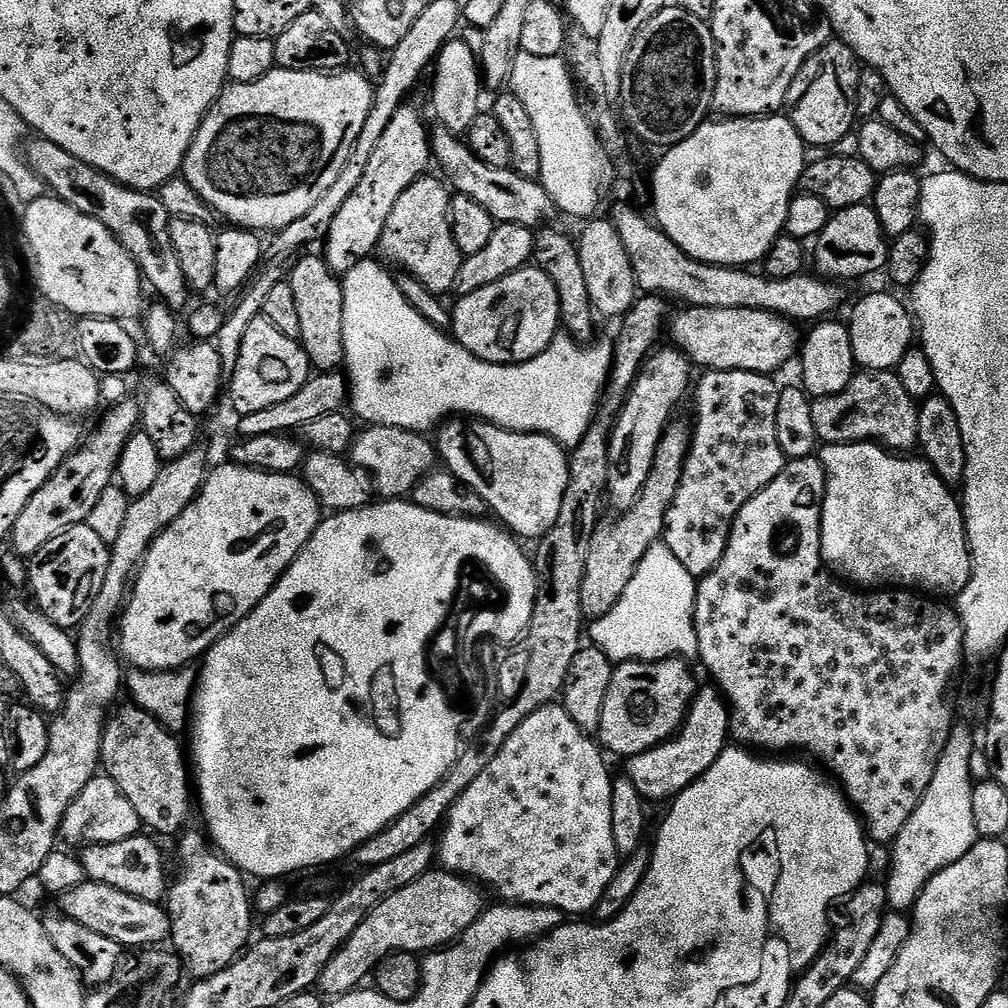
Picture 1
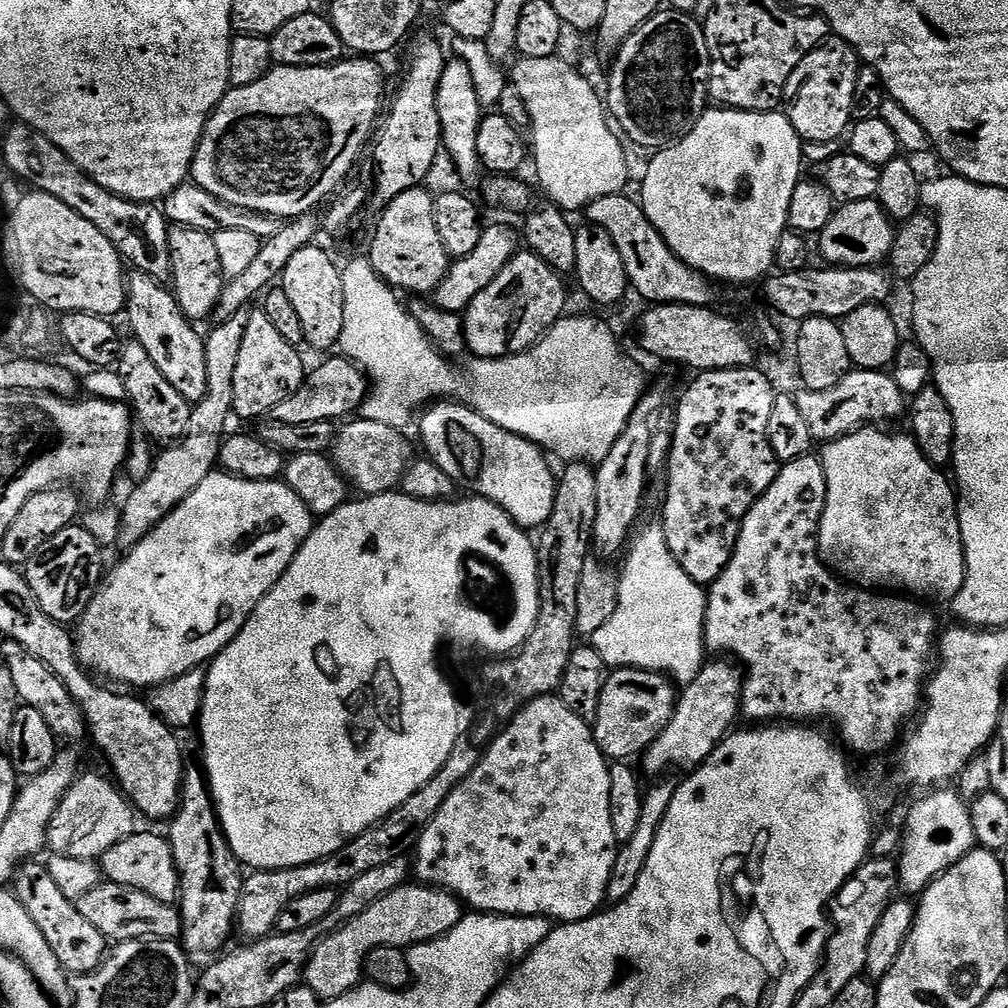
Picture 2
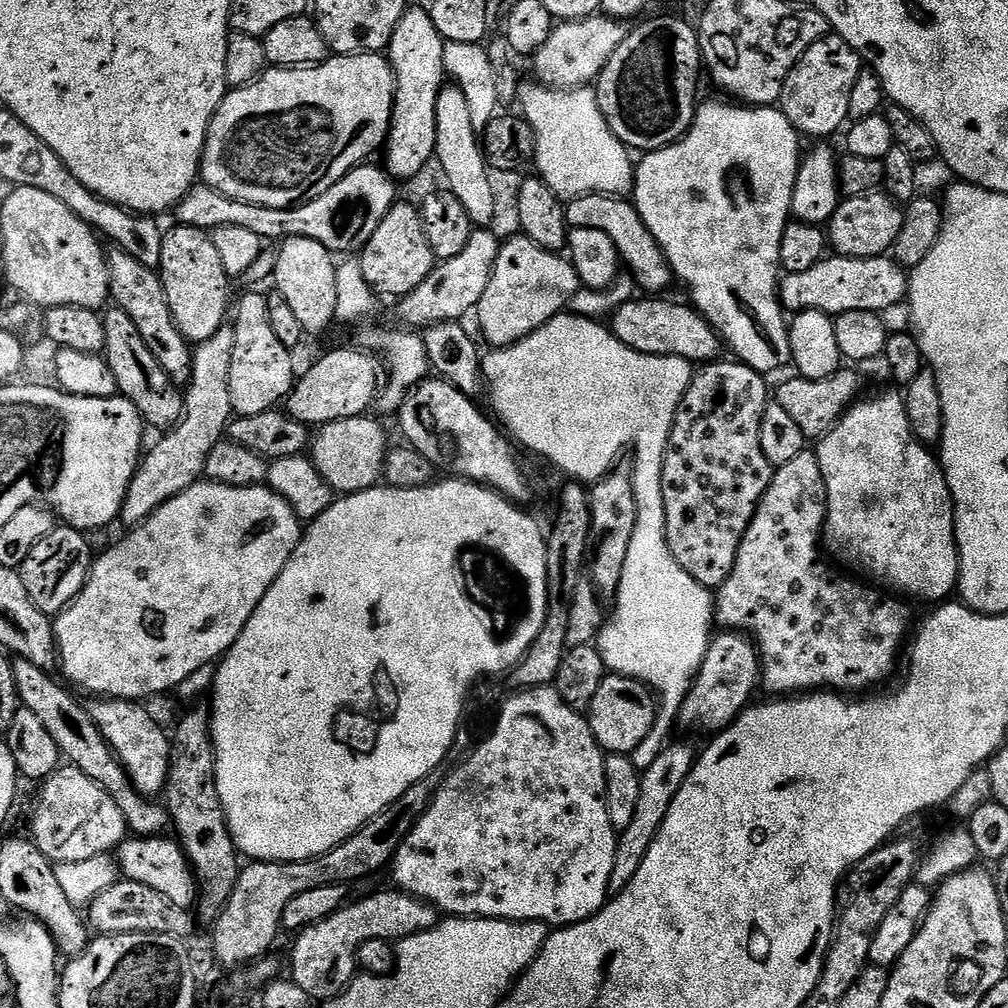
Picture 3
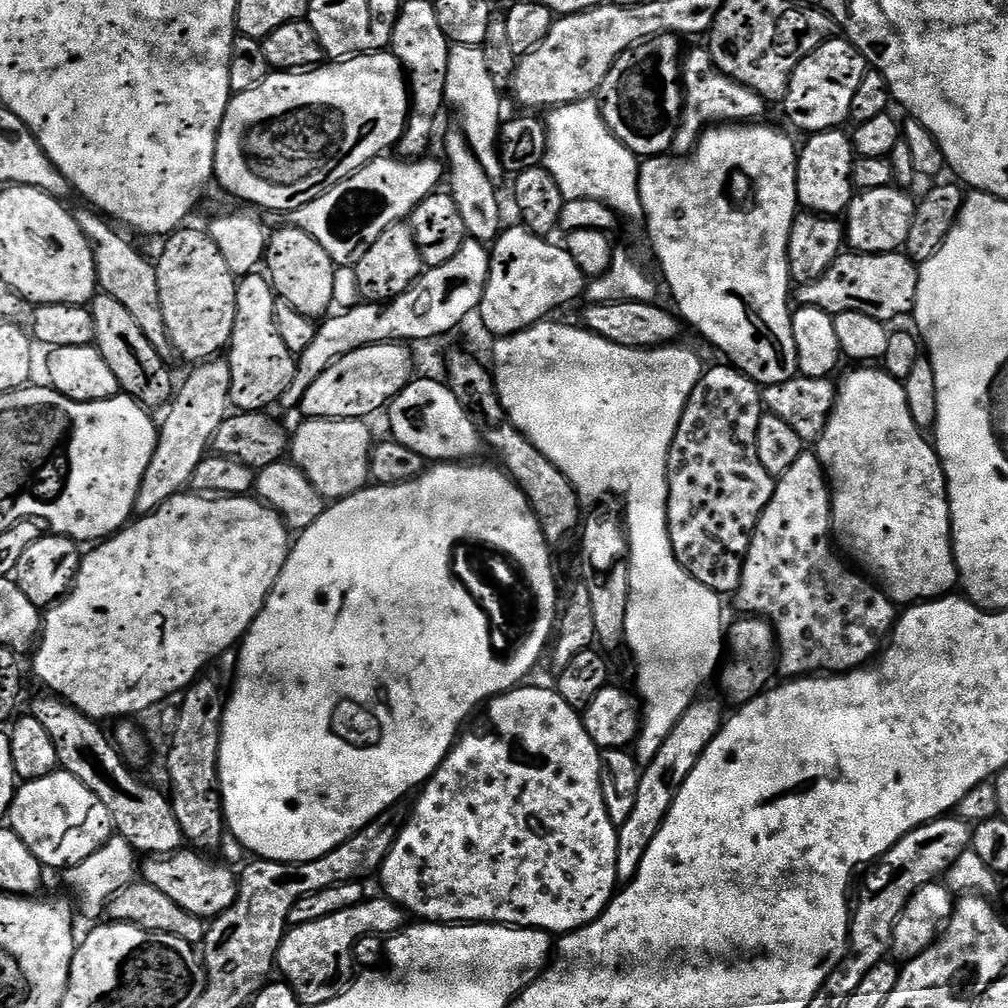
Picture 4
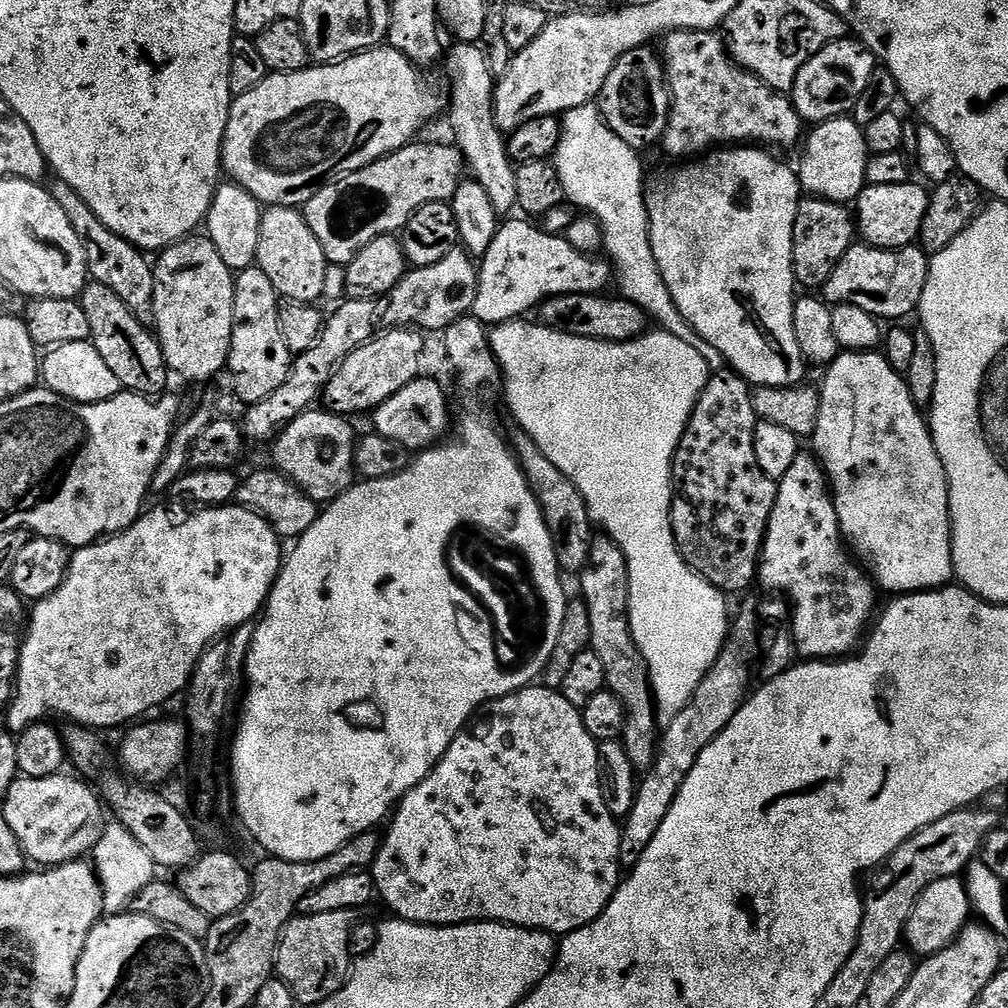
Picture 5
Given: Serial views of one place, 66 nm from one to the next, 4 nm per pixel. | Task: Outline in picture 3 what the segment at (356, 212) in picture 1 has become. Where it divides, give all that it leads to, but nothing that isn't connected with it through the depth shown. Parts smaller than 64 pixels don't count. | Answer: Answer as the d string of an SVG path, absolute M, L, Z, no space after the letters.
M424 6L409 7L388 43L386 56L396 73L396 107L382 157L393 181L412 180L428 163L433 163L436 154L438 94L446 87L445 43L445 38L432 21L429 9Z

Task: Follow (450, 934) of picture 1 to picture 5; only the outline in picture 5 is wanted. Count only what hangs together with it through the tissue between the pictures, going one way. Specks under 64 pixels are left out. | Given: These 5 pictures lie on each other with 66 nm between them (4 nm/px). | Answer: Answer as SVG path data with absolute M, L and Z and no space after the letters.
M334 910L334 914L310 914L309 916L297 914L288 921L287 926L280 934L280 944L276 948L274 972L282 982L286 982L286 986L290 986L297 1005L312 1004L312 1006L319 1006L334 994L338 994L338 990L342 990L348 983L349 973L346 971L350 964L348 947L350 946L352 926L357 923L357 920L356 912Z

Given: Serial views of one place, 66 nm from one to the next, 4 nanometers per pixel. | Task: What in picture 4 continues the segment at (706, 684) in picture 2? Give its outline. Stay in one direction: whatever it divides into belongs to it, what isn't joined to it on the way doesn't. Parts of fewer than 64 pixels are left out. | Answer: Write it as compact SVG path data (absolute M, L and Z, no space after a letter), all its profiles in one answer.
M744 614L739 618L741 620L736 620L733 624L731 621L727 625L726 652L728 657L723 661L718 672L720 688L728 695L727 703L729 705L732 703L732 706L749 704L753 698L762 695L773 683L772 675L777 675L778 672L778 645L772 625L763 616L755 614Z

